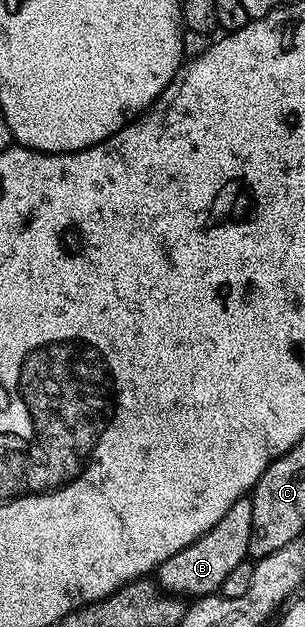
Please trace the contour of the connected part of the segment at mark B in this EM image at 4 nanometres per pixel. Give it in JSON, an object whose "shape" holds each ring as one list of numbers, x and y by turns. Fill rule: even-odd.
{"shape":[[251,500,236,501,234,507,230,507,230,511,226,511,226,515,222,515,222,519,218,519,218,523,210,527,210,531,206,531,206,535,202,535,182,551,170,555,170,559,166,559,154,570,154,577,160,589,168,595,179,595,184,599,219,594,226,575,230,575,230,570,238,567,238,563,248,557,253,519]]}

